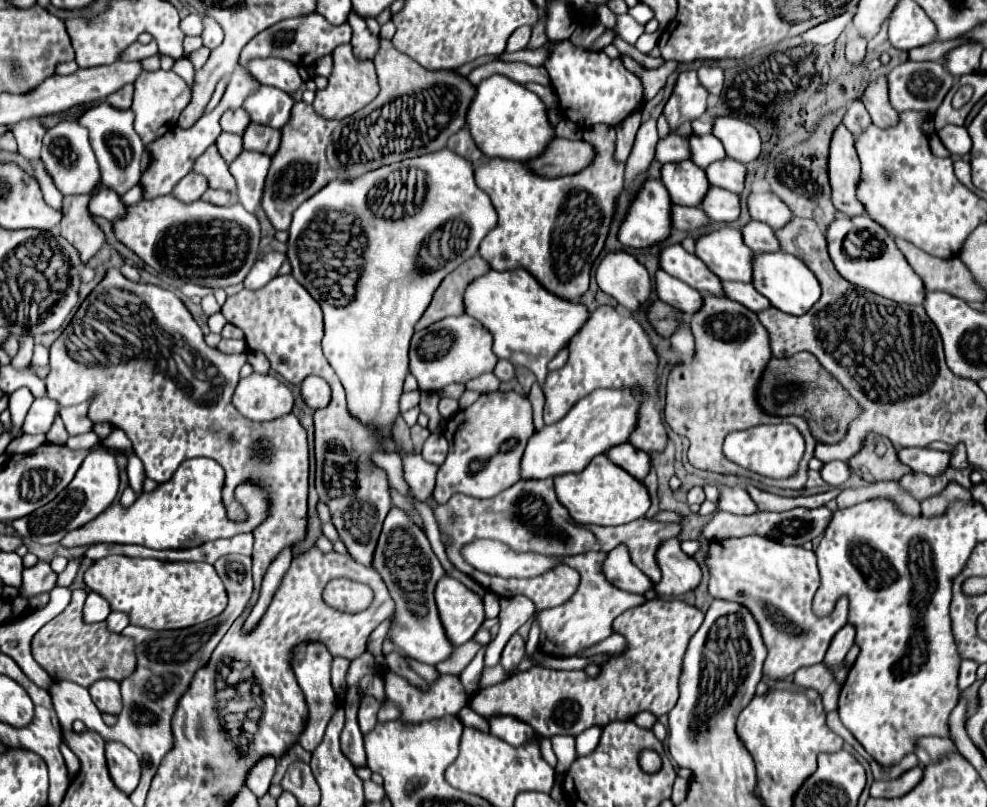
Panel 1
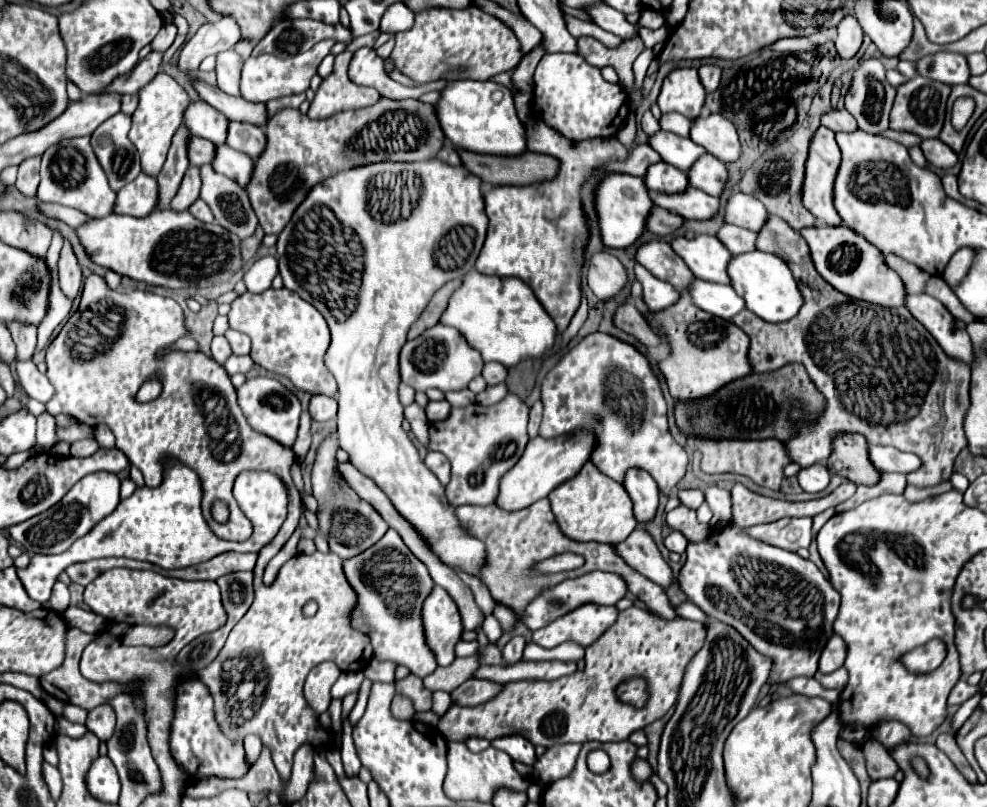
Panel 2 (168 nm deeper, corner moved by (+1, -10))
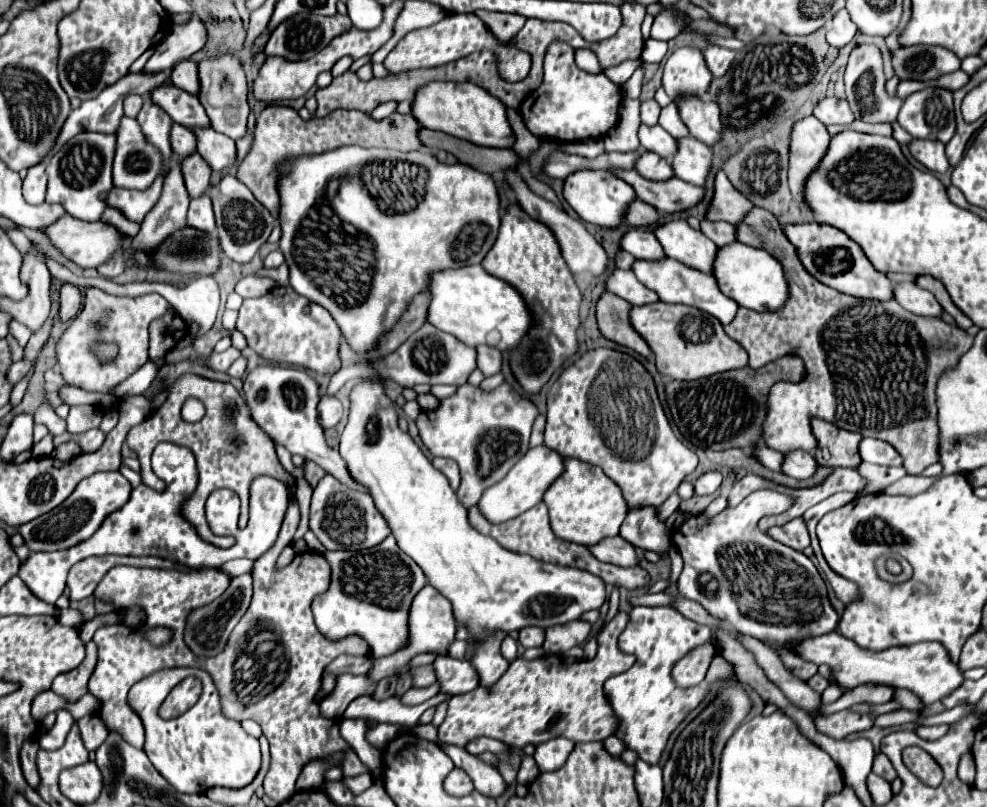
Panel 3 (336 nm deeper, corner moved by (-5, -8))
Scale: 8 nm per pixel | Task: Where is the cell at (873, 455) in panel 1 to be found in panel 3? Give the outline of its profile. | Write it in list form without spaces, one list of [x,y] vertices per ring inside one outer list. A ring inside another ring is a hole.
[[[810,419],[810,421],[812,421],[814,437],[818,441],[818,449],[814,453],[816,463],[830,469],[836,469],[836,467],[856,469],[856,465],[860,463],[858,443],[862,435],[840,429],[822,419]]]

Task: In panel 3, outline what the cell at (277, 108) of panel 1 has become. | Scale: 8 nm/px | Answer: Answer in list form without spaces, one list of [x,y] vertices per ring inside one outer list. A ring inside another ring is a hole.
[[[184,59],[180,63],[176,63],[176,67],[172,67],[172,73],[170,73],[170,79],[176,87],[196,95],[200,85],[198,85],[198,75],[196,75],[196,63],[190,61],[190,59]]]

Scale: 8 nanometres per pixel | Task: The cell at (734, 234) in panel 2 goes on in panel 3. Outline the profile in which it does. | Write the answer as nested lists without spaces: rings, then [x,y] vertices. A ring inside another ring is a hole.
[[[702,221],[700,231],[708,239],[712,239],[718,247],[736,241],[736,227],[730,223],[724,223],[724,221]]]

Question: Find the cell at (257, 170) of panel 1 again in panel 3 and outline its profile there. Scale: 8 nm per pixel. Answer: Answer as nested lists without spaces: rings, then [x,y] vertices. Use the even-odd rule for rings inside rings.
[[[192,129],[196,135],[196,149],[206,159],[206,163],[212,167],[212,171],[220,171],[234,163],[236,157],[236,145],[234,139],[228,139],[226,135],[220,135],[214,129]]]

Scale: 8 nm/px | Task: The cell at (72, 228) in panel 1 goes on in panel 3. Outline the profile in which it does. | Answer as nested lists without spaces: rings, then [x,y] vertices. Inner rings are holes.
[[[66,283],[62,287],[62,291],[60,291],[60,313],[58,313],[58,319],[62,323],[72,321],[78,315],[80,305],[82,305],[82,295],[80,293],[82,291],[72,283]]]

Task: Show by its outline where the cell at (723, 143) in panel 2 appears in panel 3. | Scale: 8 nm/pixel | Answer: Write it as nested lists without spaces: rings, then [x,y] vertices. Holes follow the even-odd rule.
[[[682,97],[674,101],[680,113],[680,119],[688,127],[690,135],[700,139],[706,145],[712,145],[720,139],[720,109],[714,101],[702,101],[700,97]]]

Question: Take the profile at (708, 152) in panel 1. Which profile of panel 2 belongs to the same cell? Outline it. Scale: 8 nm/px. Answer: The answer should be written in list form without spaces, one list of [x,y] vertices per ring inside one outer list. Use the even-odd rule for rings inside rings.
[[[658,131],[656,135],[652,135],[650,145],[660,153],[660,157],[666,163],[682,171],[690,171],[690,165],[694,165],[698,157],[706,155],[706,151],[700,145],[694,145],[694,141],[678,137],[674,133],[666,133],[666,131]]]

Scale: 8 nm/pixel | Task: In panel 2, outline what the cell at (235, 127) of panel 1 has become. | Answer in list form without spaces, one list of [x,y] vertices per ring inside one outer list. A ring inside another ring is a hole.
[[[192,101],[186,109],[184,123],[196,137],[204,137],[216,145],[226,143],[226,129],[230,125],[230,119],[222,117],[218,109],[210,109],[210,105],[206,103]]]

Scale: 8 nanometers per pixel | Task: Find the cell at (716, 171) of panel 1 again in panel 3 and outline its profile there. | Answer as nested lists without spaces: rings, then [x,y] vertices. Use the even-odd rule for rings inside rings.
[[[690,135],[676,139],[676,145],[678,149],[670,163],[674,177],[702,187],[710,169],[710,161],[712,161],[710,147],[700,143],[698,139],[692,139]]]

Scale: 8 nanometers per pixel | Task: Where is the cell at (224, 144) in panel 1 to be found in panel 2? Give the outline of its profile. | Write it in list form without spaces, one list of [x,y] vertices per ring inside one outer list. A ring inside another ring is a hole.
[[[190,137],[190,145],[188,145],[188,159],[192,165],[200,167],[204,163],[212,163],[214,161],[214,149],[216,145],[202,139],[202,137]]]

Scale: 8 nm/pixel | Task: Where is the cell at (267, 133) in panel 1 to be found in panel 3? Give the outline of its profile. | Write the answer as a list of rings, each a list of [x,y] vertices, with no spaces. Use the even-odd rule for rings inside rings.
[[[220,55],[220,57],[202,59],[198,63],[198,79],[200,79],[198,99],[206,109],[210,127],[218,133],[228,135],[230,139],[244,137],[250,109],[248,109],[248,81],[246,81],[242,61],[236,55]]]

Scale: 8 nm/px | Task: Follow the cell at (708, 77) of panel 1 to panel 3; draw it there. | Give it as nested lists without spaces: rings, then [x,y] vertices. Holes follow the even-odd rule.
[[[708,45],[704,49],[704,59],[706,59],[710,73],[714,77],[722,77],[728,71],[730,63],[734,61],[734,51],[726,47],[718,47],[718,45]]]

